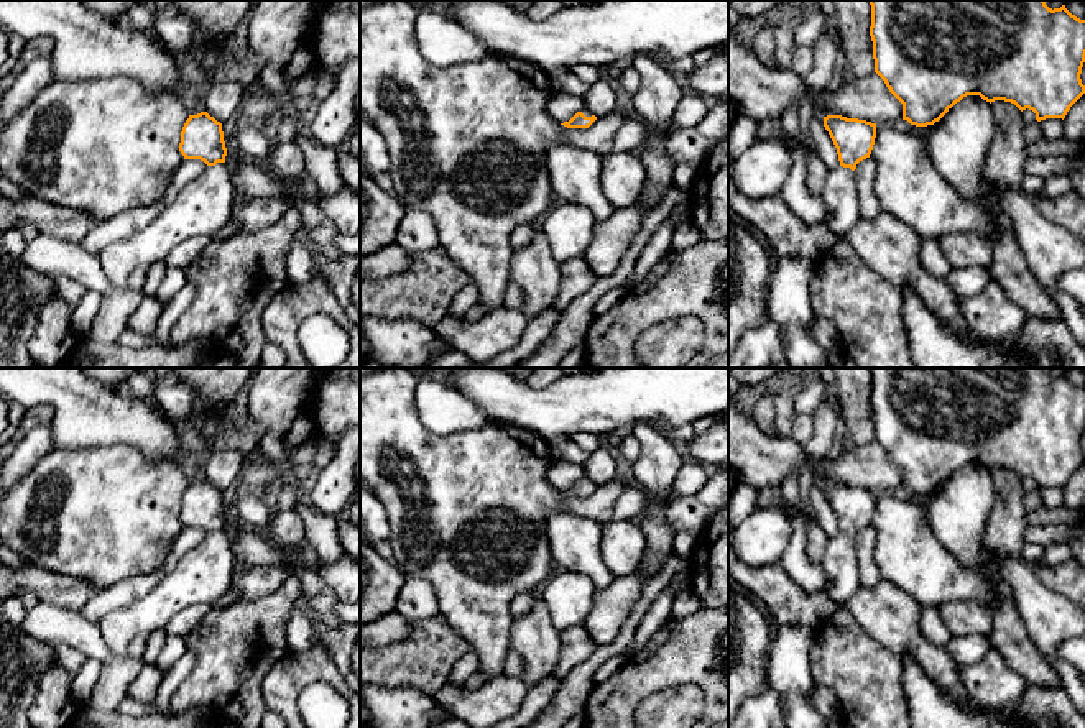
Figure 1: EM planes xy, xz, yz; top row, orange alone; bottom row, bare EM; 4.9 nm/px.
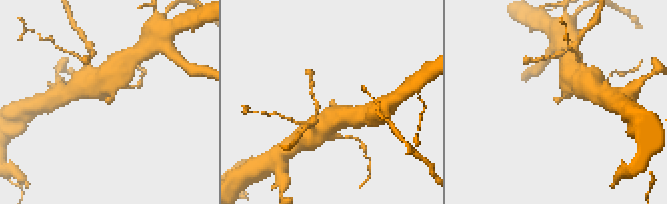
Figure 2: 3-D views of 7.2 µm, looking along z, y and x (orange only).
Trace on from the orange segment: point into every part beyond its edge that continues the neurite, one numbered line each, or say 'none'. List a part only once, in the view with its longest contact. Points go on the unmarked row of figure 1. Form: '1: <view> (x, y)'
1: xy (204, 574)

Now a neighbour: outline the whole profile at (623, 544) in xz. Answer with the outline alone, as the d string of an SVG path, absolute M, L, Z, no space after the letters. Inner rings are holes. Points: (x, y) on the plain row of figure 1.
M613 519L602 526L602 560L610 577L633 574L646 549L648 539L636 519Z

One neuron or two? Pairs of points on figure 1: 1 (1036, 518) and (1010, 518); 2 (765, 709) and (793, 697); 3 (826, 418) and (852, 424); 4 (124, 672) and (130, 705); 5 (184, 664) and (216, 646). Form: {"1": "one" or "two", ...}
{"1": "two", "2": "two", "3": "two", "4": "two", "5": "two"}

